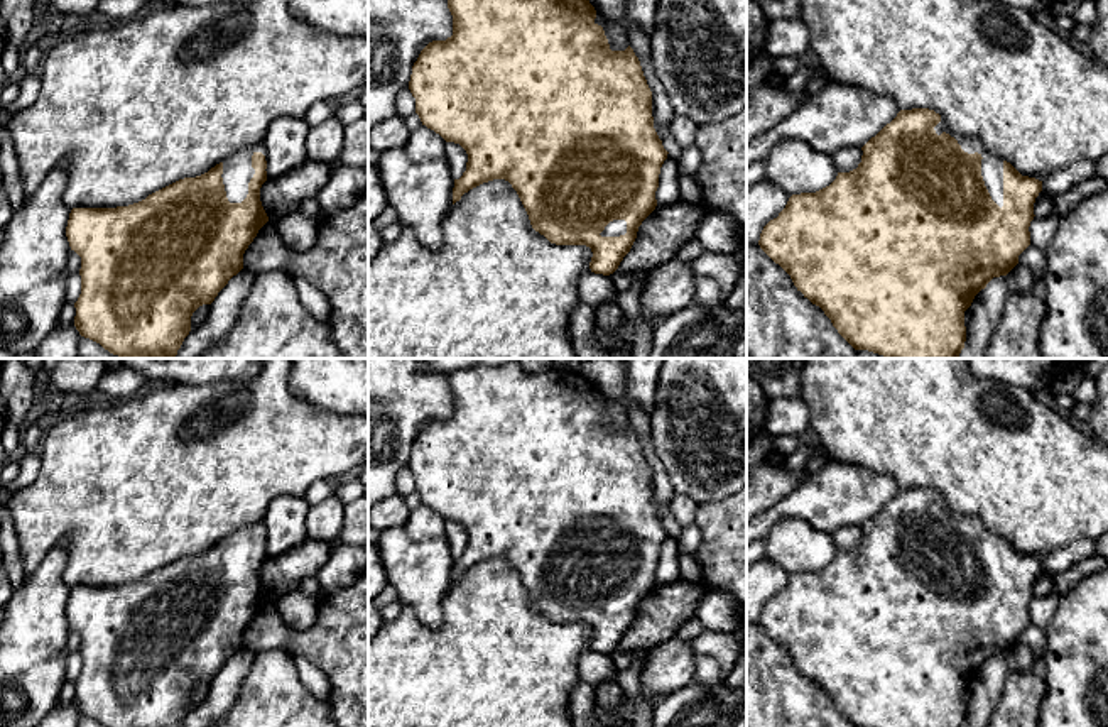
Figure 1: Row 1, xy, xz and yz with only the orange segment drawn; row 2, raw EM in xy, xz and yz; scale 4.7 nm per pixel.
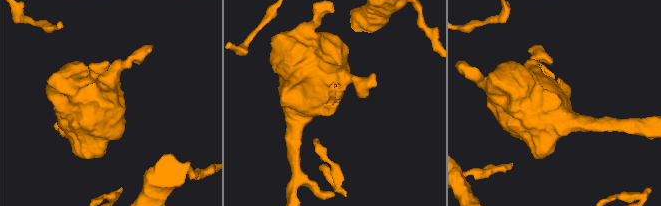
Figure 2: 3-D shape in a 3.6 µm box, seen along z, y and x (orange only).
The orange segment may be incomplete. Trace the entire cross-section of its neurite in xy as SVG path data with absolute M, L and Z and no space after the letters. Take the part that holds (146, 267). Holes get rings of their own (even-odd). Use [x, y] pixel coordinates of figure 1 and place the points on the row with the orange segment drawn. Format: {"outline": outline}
{"outline": "M260 142L236 150L223 162L211 167L208 172L196 178L179 179L149 194L138 203L117 208L73 208L66 227L66 237L71 250L74 250L81 257L81 294L74 303L74 326L79 335L100 343L105 350L118 357L176 358L177 350L191 331L193 313L203 304L211 304L218 292L228 284L228 281L243 269L245 250L253 242L258 230L269 221L269 216L260 201L260 188L267 181L265 169L265 147Z"}

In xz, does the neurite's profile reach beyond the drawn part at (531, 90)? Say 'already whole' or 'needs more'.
needs more

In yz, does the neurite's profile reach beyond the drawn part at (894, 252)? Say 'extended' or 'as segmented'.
extended

